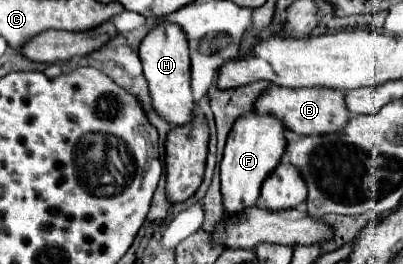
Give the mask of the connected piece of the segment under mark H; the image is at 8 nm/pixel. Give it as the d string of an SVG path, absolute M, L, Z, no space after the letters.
M170 19L160 21L150 29L150 33L140 43L140 59L144 67L144 77L150 87L152 107L162 115L170 125L184 125L192 119L194 99L190 91L190 49L188 37L178 23Z

